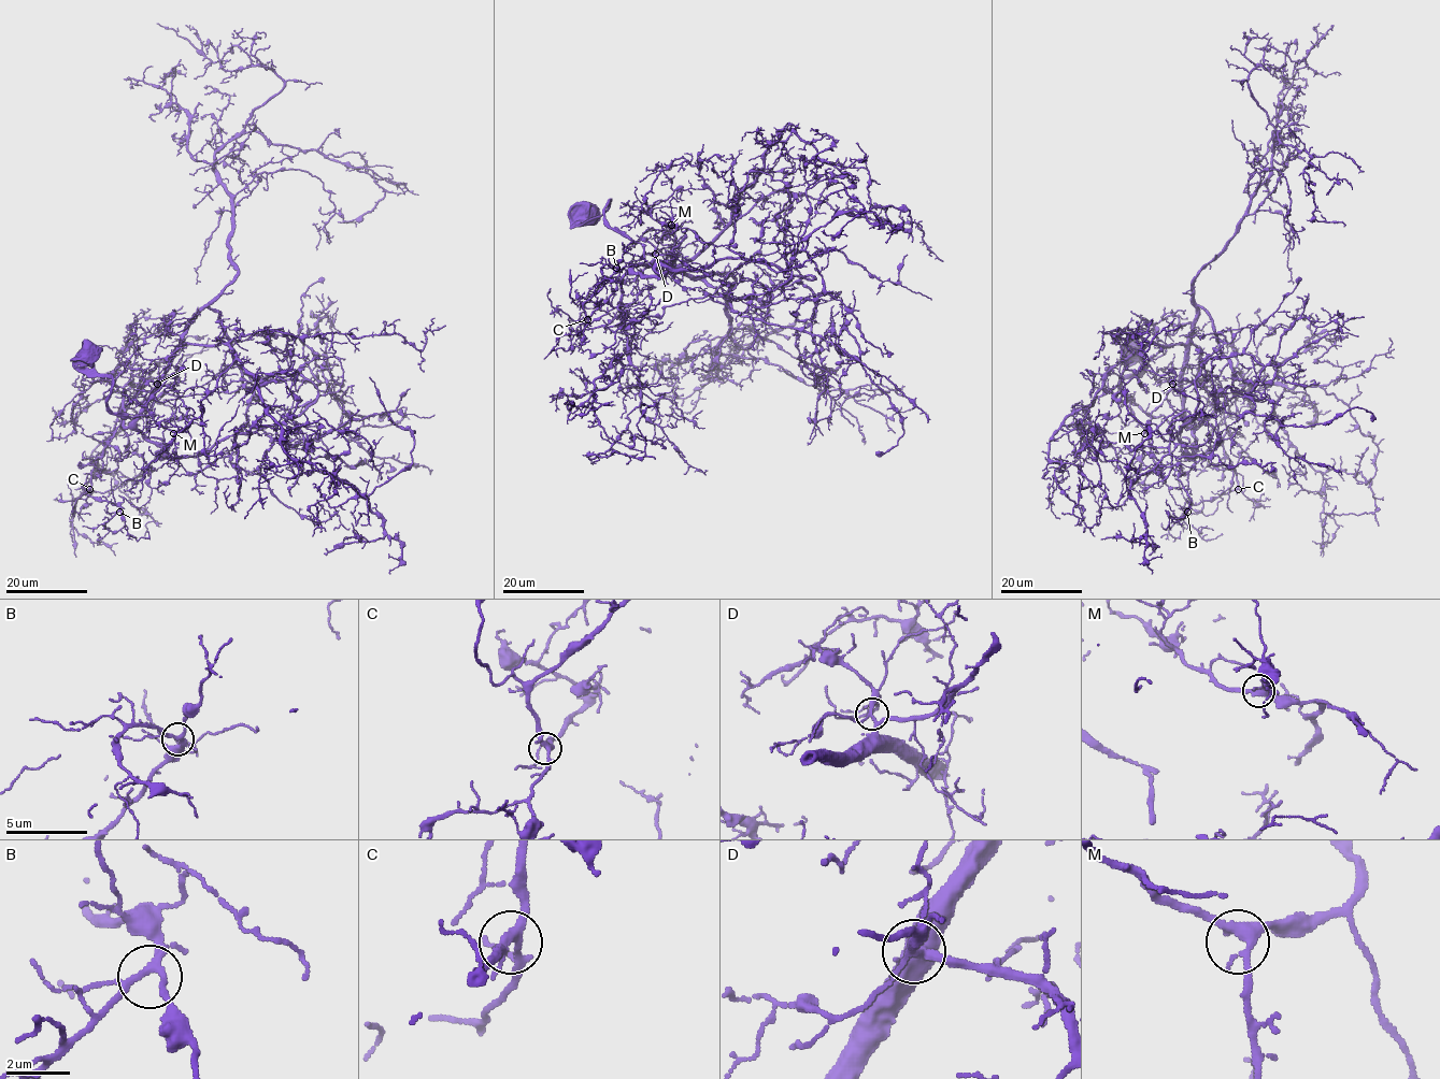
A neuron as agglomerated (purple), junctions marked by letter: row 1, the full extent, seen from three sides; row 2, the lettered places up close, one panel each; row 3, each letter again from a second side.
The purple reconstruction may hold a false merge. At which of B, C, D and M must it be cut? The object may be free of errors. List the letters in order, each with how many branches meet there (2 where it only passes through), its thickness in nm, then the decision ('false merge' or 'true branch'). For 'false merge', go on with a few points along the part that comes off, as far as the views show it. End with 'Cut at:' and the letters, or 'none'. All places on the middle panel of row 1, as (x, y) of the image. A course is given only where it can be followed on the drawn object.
B: 4 | 240 nm | true branch
C: 4 | 240 nm | true branch
D: 4 | 240 nm | false merge | (654, 254), (654, 247), (639, 236), (623, 248), (627, 254)
M: 4 | 340 nm | true branch
Cut at: D

